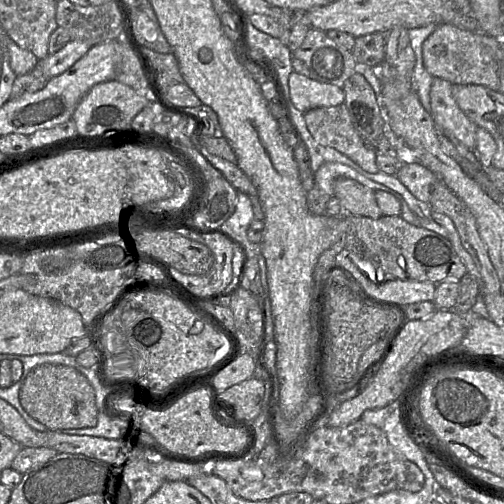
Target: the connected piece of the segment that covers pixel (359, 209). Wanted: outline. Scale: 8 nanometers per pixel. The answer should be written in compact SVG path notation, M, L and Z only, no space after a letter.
M344 177L335 179L333 194L346 214L372 219L383 215L376 203L374 191L355 180Z

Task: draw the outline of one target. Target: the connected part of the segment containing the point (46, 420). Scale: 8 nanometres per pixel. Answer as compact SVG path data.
M50 363L35 367L22 381L19 400L26 413L50 431L91 428L98 422L94 390L73 367Z

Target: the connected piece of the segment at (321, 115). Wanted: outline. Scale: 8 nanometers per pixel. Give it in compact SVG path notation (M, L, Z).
M345 104L308 110L304 119L319 144L336 149L370 173L379 172L376 150L363 142Z

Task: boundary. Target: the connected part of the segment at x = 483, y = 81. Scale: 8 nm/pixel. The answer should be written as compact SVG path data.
M448 23L437 24L434 32L423 43L422 54L426 70L434 78L452 84L475 84L499 90L498 61L479 43L476 32Z

